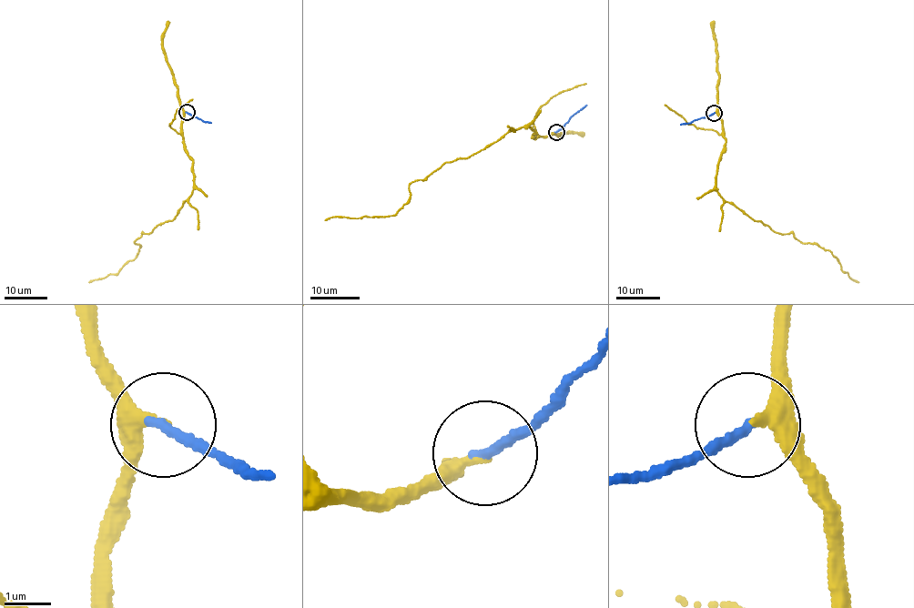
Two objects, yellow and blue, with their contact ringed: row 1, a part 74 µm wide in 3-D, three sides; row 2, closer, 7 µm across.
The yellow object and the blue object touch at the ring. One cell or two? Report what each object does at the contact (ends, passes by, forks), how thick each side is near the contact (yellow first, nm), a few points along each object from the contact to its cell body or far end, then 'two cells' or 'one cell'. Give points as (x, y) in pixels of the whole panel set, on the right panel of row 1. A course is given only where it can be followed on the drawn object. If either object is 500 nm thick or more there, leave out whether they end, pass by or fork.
yellow ends; blue ends; calibres 240 and 200 nm; course yellow (714, 112), (726, 140), (717, 166), (718, 194), (776, 232), (792, 233), (803, 243), (816, 242), (858, 282); course blue (714, 112), (680, 125); one cell

